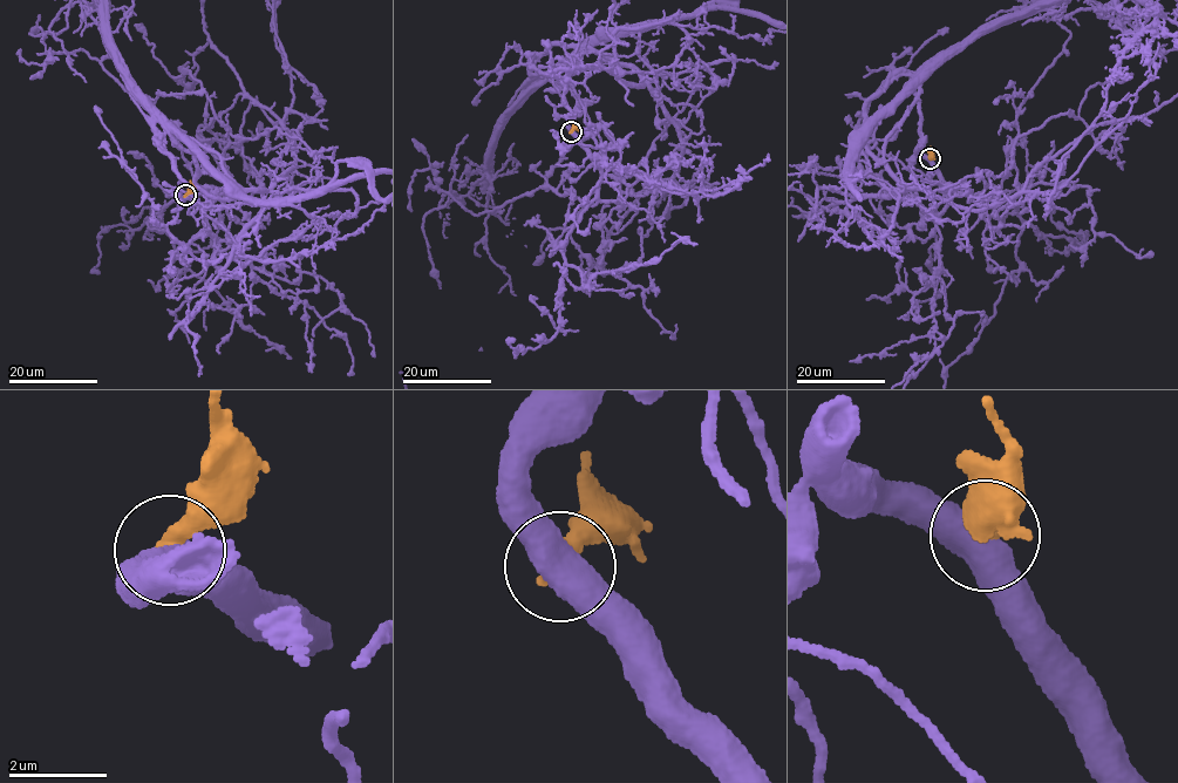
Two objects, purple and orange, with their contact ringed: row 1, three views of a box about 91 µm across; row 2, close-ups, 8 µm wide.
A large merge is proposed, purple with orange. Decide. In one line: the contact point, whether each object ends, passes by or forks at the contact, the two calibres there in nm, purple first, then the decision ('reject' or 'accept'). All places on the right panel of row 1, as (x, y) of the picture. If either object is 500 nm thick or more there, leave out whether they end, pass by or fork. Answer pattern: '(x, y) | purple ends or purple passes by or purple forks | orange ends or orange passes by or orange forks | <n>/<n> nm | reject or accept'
(930, 158) | 550/400 nm | reject

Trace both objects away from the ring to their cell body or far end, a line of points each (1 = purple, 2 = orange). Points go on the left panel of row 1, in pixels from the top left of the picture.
1: (185, 196), (196, 159), (171, 133), (263, 199), (314, 192), (351, 161), (381, 198)
2: (185, 196), (190, 181)

